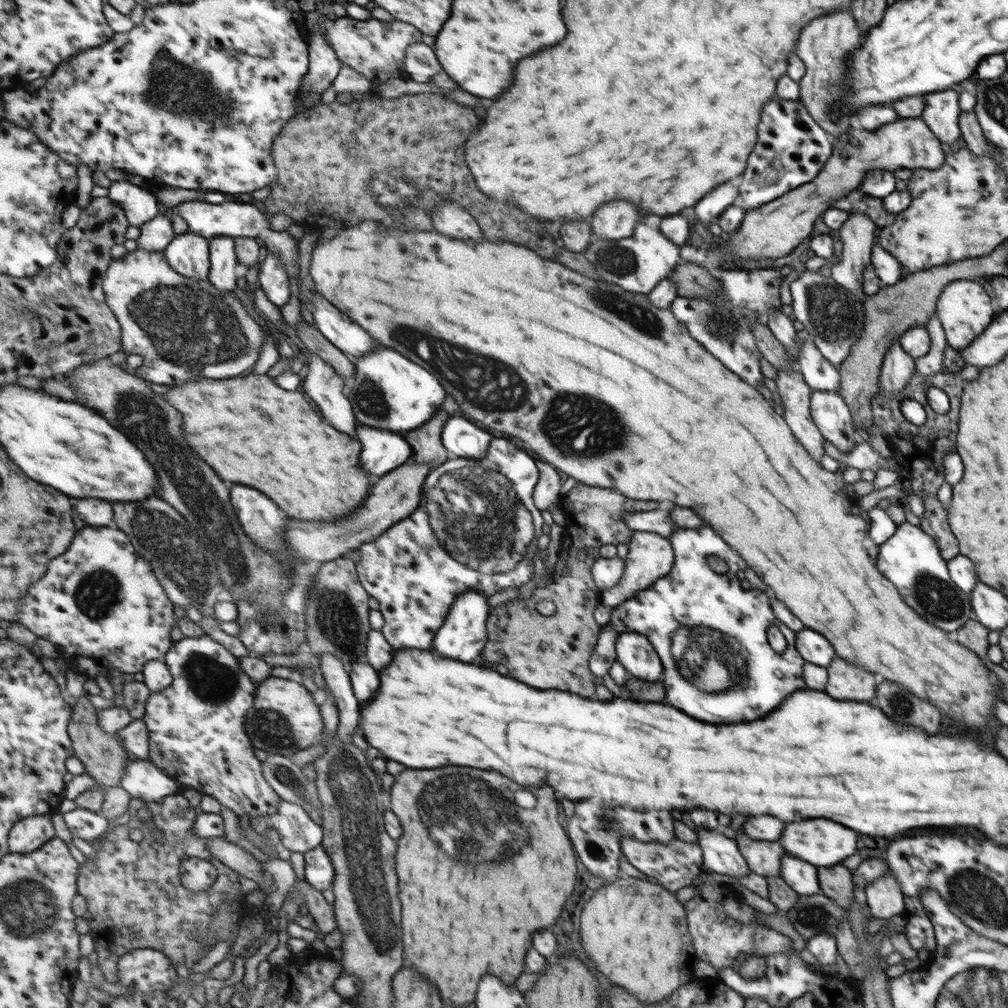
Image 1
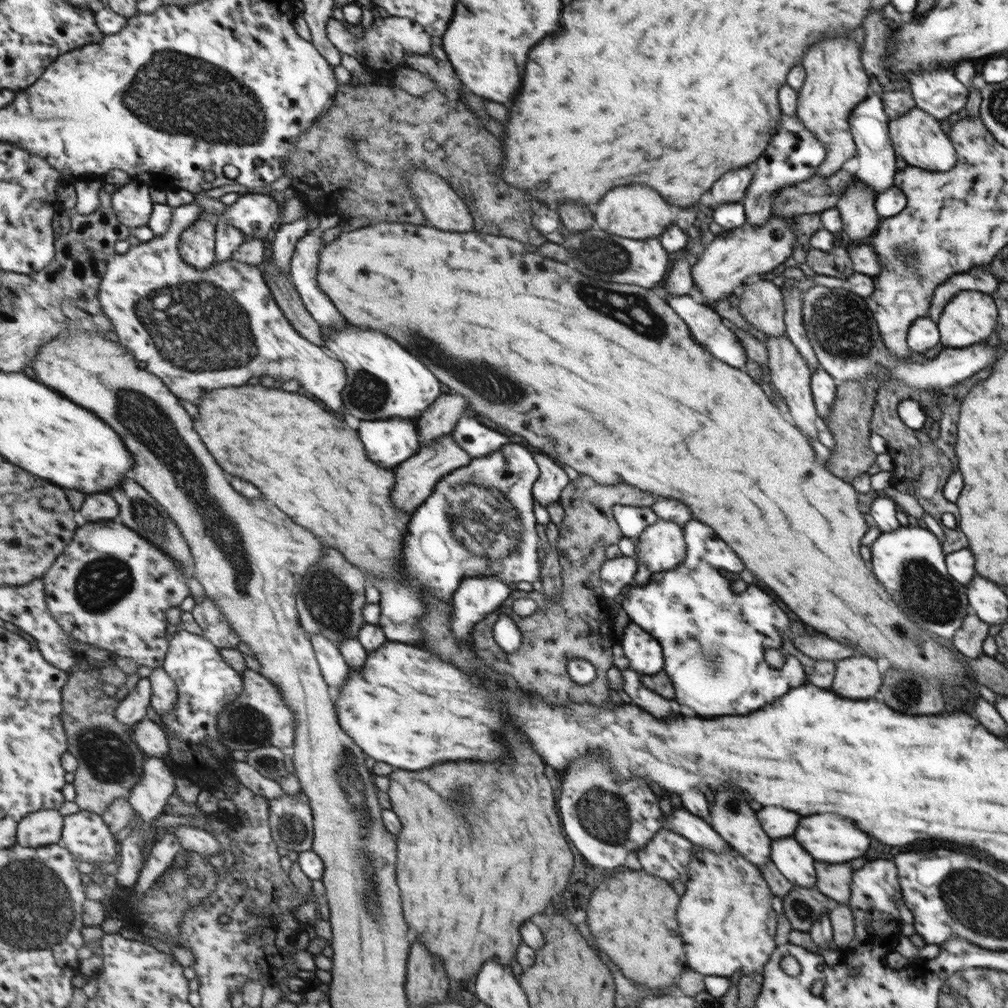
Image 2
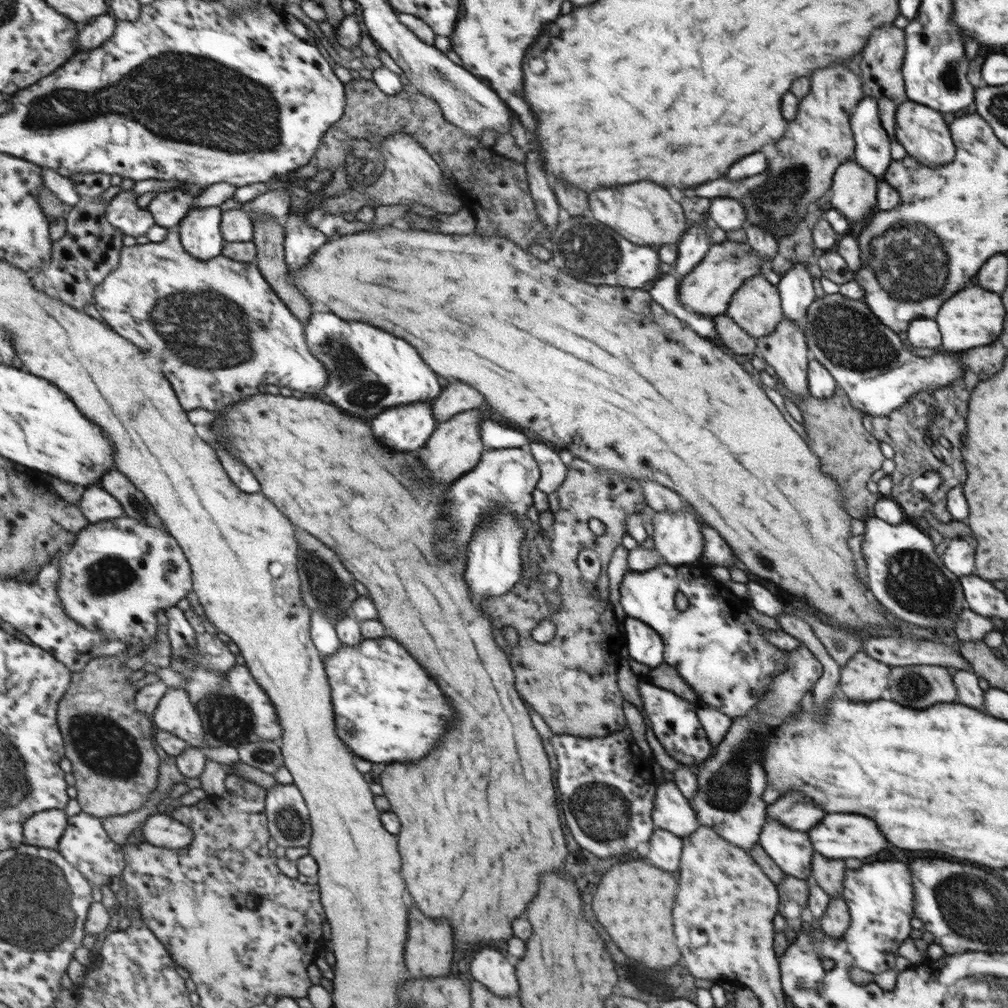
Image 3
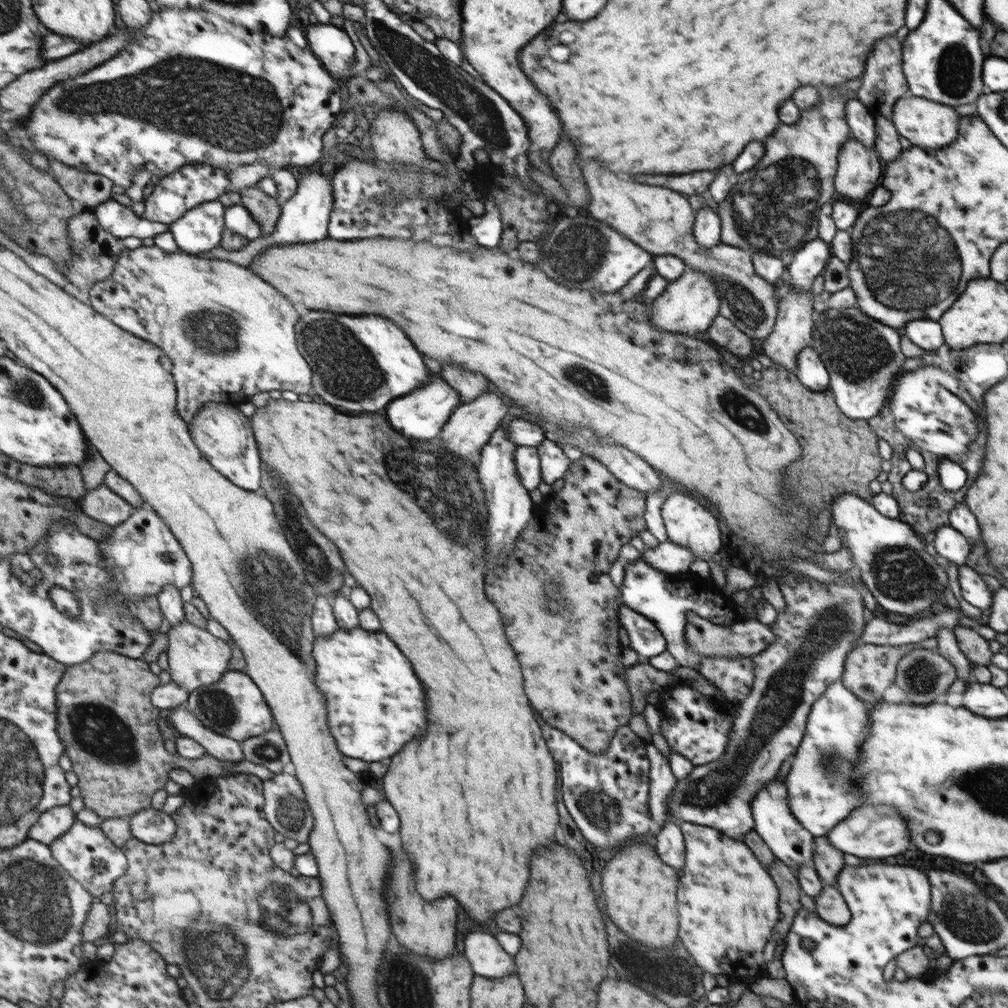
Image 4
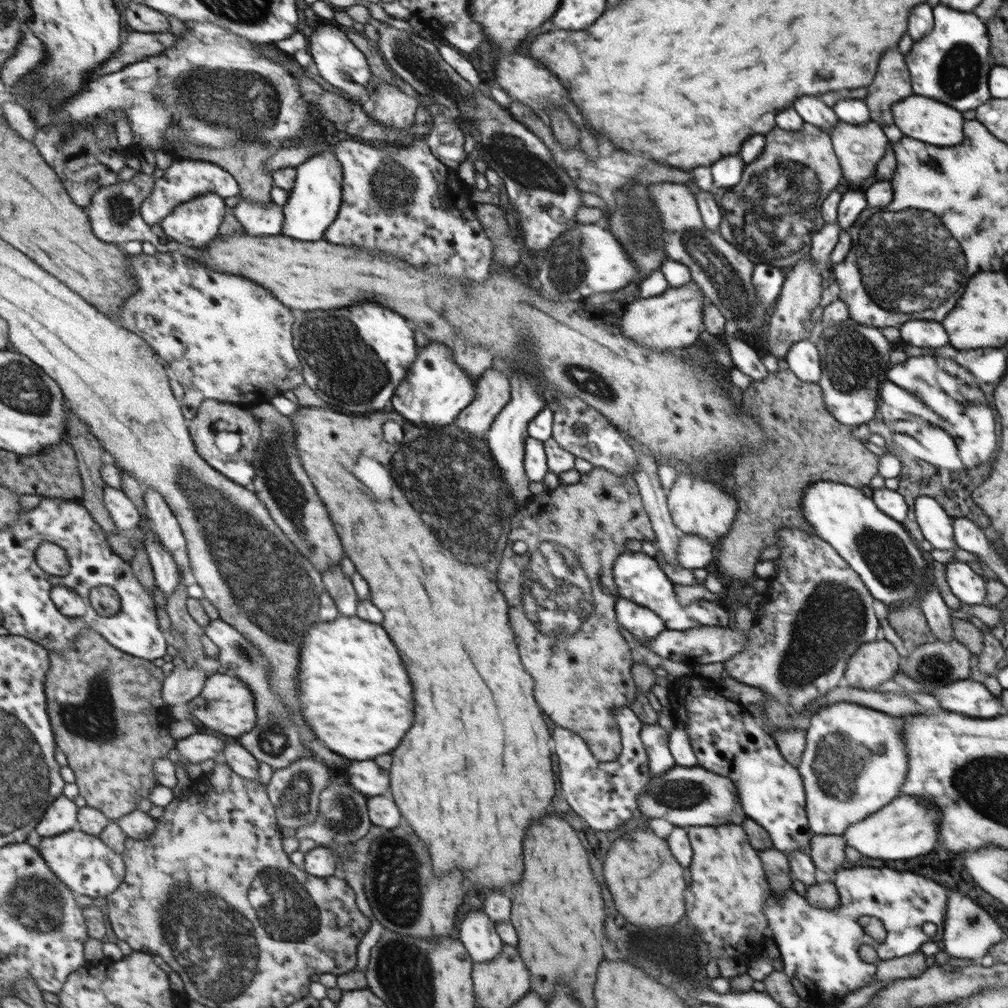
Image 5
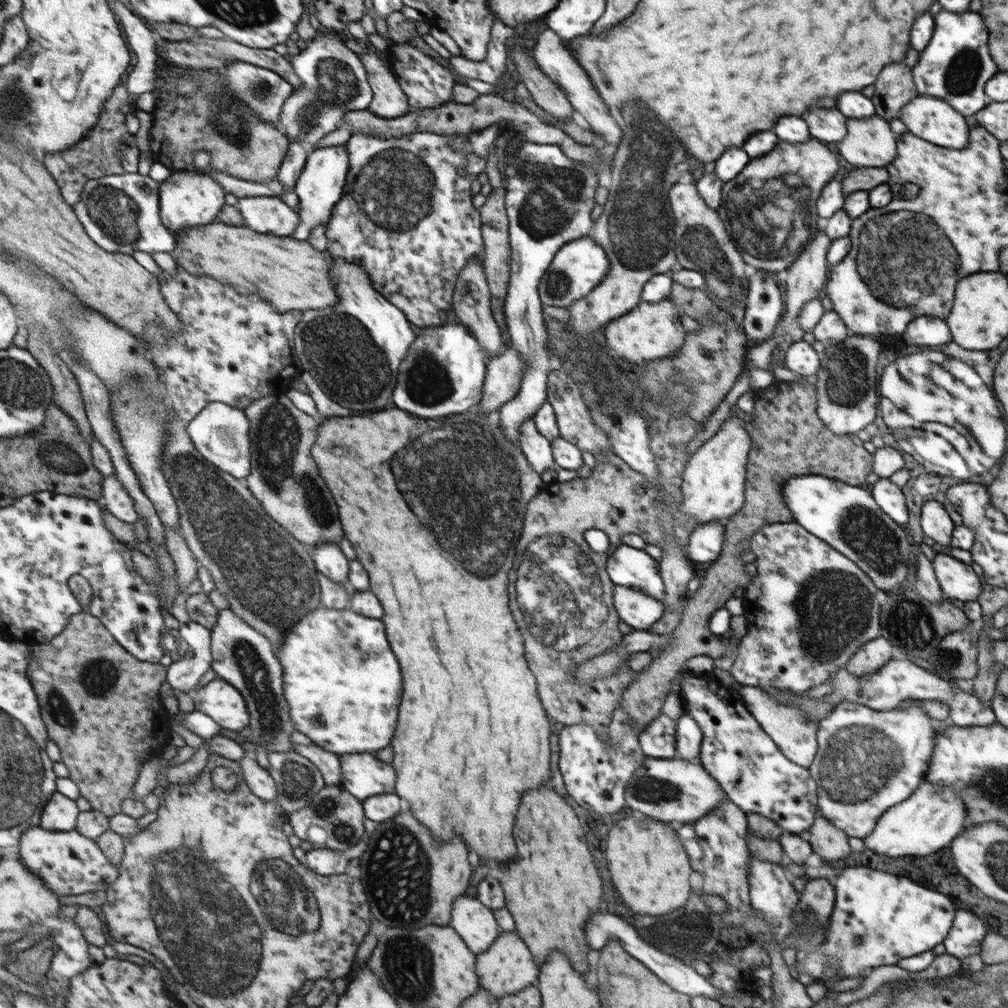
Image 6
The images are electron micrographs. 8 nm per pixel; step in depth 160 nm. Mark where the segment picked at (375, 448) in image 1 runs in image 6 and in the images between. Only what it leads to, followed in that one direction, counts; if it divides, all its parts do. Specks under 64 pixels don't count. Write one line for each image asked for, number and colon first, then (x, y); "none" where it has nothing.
2: (392, 441)
3: (408, 427)
4: (421, 415)
5: (437, 389)
6: (444, 373)

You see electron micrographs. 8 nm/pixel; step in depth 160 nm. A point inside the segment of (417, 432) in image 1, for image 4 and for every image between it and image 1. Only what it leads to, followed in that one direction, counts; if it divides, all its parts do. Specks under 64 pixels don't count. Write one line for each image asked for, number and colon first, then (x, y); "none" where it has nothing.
2: (439, 419)
3: (457, 397)
4: (470, 385)

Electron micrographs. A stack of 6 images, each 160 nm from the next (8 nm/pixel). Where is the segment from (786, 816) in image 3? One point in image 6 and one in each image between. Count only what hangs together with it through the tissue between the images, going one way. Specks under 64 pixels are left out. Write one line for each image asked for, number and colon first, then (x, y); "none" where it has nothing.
4: (839, 722)
5: (855, 762)
6: (867, 760)

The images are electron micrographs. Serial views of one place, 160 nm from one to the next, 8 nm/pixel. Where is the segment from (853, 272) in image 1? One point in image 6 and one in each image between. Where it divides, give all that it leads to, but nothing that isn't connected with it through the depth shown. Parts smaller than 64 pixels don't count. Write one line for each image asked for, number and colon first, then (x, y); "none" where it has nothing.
2: (857, 203)
3: (854, 193)
4: (859, 170)
5: (859, 147)
6: (869, 142)

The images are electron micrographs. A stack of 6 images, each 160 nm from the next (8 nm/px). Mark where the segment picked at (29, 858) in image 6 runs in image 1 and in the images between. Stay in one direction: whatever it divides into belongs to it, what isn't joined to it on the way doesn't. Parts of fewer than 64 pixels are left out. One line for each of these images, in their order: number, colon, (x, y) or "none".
1: (86, 824)
2: (87, 834)
3: (87, 844)
4: (78, 851)
5: (85, 862)

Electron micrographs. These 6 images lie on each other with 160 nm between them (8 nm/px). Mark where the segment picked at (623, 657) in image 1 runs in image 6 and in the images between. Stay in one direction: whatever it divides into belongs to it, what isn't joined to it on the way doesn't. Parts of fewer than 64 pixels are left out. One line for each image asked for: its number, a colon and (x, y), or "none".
2: (645, 654)
3: (644, 644)
4: (643, 636)
5: (643, 624)
6: (636, 608)

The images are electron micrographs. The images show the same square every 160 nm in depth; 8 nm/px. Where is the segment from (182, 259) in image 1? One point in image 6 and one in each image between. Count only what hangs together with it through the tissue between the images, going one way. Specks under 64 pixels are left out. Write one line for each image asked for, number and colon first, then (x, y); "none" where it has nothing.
2: (198, 246)
3: (202, 231)
4: (202, 229)
5: (197, 223)
6: (190, 199)

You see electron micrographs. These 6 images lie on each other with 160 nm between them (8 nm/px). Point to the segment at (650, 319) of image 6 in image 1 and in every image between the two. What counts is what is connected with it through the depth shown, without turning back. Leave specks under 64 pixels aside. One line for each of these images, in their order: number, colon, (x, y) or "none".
1: (773, 231)
2: (732, 256)
3: (709, 288)
4: (690, 304)
5: (663, 323)

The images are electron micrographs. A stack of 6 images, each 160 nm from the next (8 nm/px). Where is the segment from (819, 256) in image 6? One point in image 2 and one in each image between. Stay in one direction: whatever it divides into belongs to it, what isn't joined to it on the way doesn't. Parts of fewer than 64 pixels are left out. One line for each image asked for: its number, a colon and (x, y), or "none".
2: (789, 374)
3: (785, 349)
4: (793, 330)
5: (802, 291)

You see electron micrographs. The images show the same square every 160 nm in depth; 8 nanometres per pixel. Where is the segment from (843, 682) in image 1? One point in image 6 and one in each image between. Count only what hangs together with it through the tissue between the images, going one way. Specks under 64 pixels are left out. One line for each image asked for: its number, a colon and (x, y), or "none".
2: (855, 678)
3: (863, 676)
4: (870, 668)
5: (874, 662)
6: (873, 655)

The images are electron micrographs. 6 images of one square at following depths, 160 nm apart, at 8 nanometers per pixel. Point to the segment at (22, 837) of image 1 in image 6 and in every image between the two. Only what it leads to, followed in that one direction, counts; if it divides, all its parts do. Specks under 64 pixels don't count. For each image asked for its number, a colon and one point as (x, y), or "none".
2: (40, 829)
3: (46, 829)
4: (54, 824)
5: (62, 817)
6: (62, 814)

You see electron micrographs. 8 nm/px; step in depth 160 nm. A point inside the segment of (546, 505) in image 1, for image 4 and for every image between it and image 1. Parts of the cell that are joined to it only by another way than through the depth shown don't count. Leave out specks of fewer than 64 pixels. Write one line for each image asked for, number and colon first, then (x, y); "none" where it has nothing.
2: (552, 479)
3: (553, 472)
4: (554, 463)

